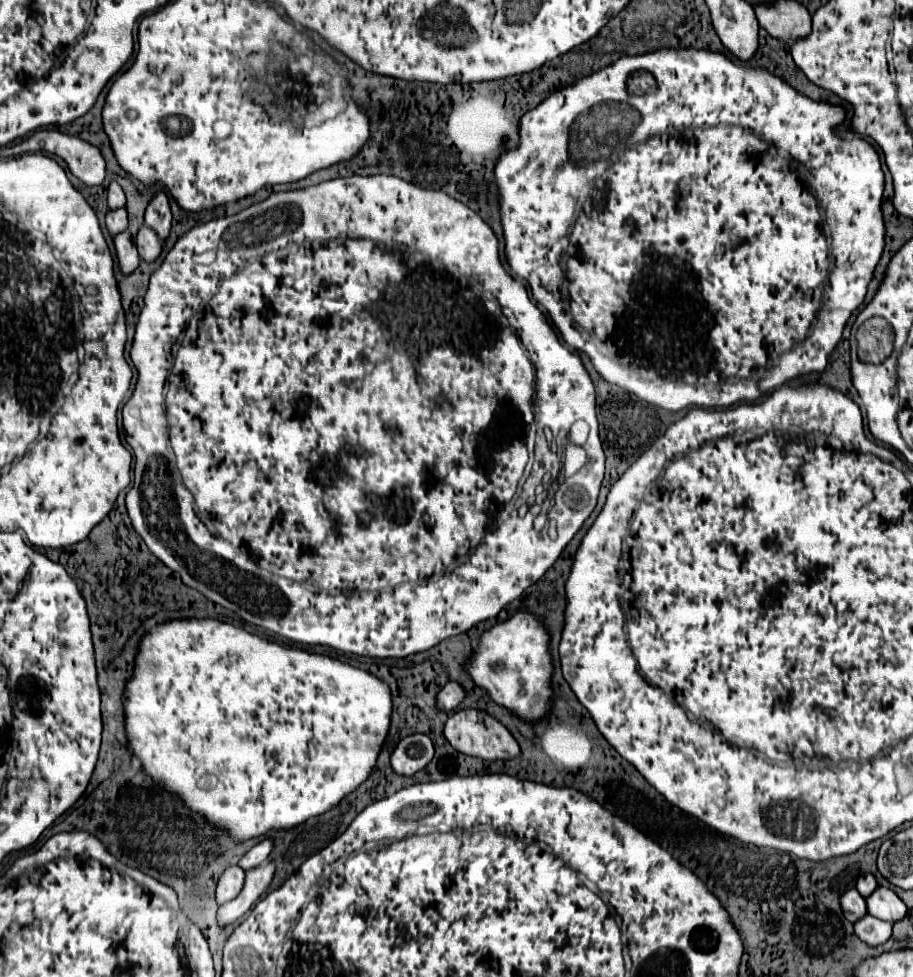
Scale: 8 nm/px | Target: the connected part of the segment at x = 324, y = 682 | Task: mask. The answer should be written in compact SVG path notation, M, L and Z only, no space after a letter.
M214 618L168 620L150 626L138 642L134 672L130 680L126 680L122 704L124 704L124 730L128 738L128 748L140 760L142 772L146 772L146 776L152 780L154 786L170 792L172 796L178 796L176 800L182 802L186 810L202 816L202 820L208 822L210 826L224 830L236 844L246 842L250 838L260 838L272 830L296 828L304 824L308 818L322 816L324 812L336 808L372 774L382 744L388 736L392 716L392 692L388 684L376 678L374 674L354 668L326 654L314 654L298 648L280 646L276 642L250 634L240 626L220 622Z

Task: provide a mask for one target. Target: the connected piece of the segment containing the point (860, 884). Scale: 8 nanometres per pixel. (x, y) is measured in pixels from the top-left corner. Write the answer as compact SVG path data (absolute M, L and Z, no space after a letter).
M864 874L864 876L860 876L860 880L856 882L856 890L858 890L864 898L868 898L876 888L878 888L878 884L876 884L876 880L874 880L872 874Z

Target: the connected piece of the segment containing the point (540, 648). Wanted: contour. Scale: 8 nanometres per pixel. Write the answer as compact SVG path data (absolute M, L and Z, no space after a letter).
M520 610L502 624L496 624L480 636L480 646L466 664L476 686L488 690L496 704L506 706L522 720L540 720L550 702L552 658L548 654L548 632L534 614Z

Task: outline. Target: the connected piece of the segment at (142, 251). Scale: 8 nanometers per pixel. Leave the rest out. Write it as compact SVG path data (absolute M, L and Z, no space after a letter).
M146 226L140 228L140 232L136 236L136 248L138 248L138 254L144 262L154 262L162 254L162 242Z

